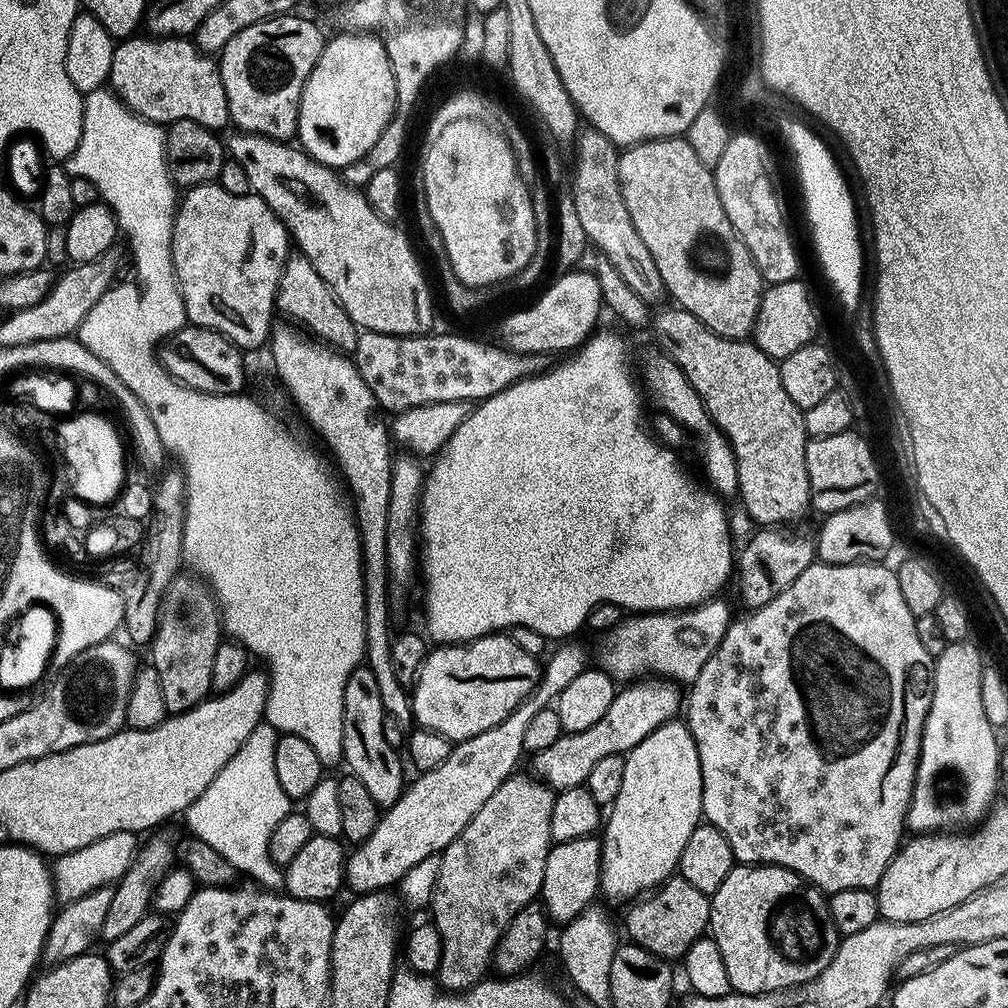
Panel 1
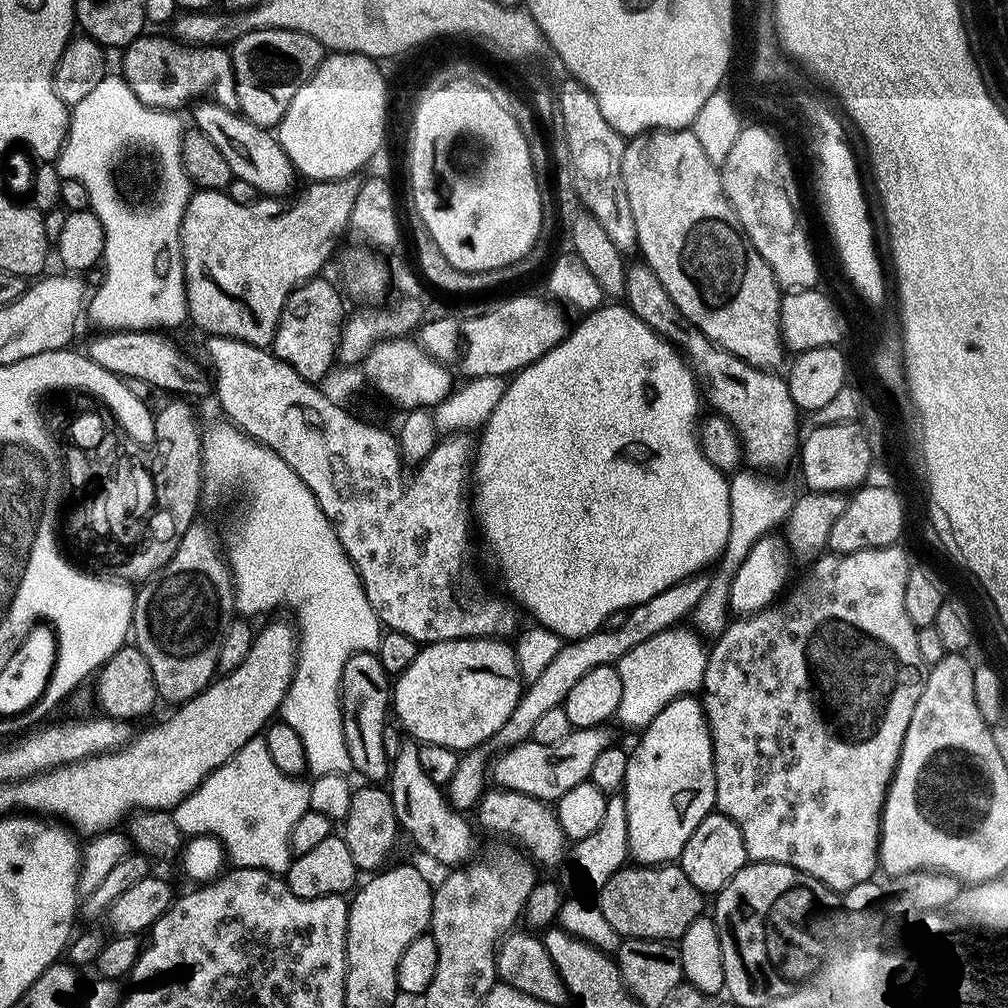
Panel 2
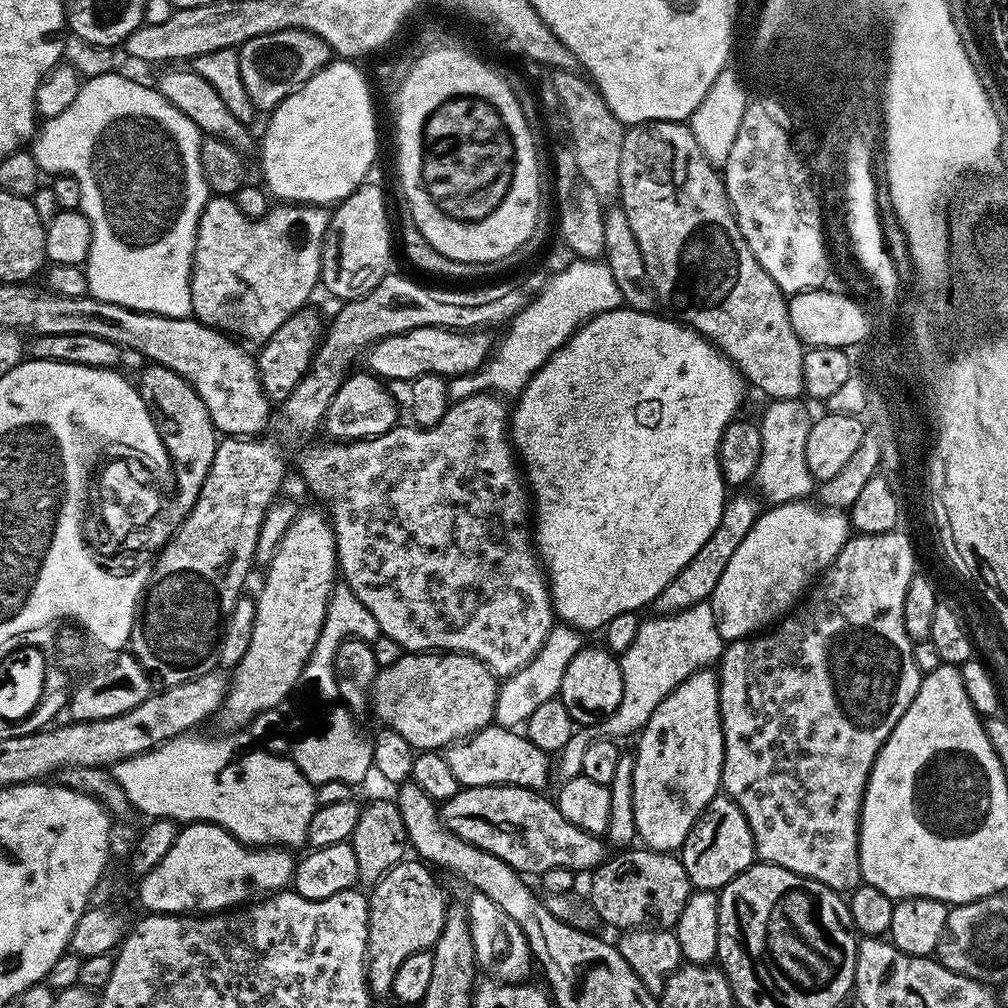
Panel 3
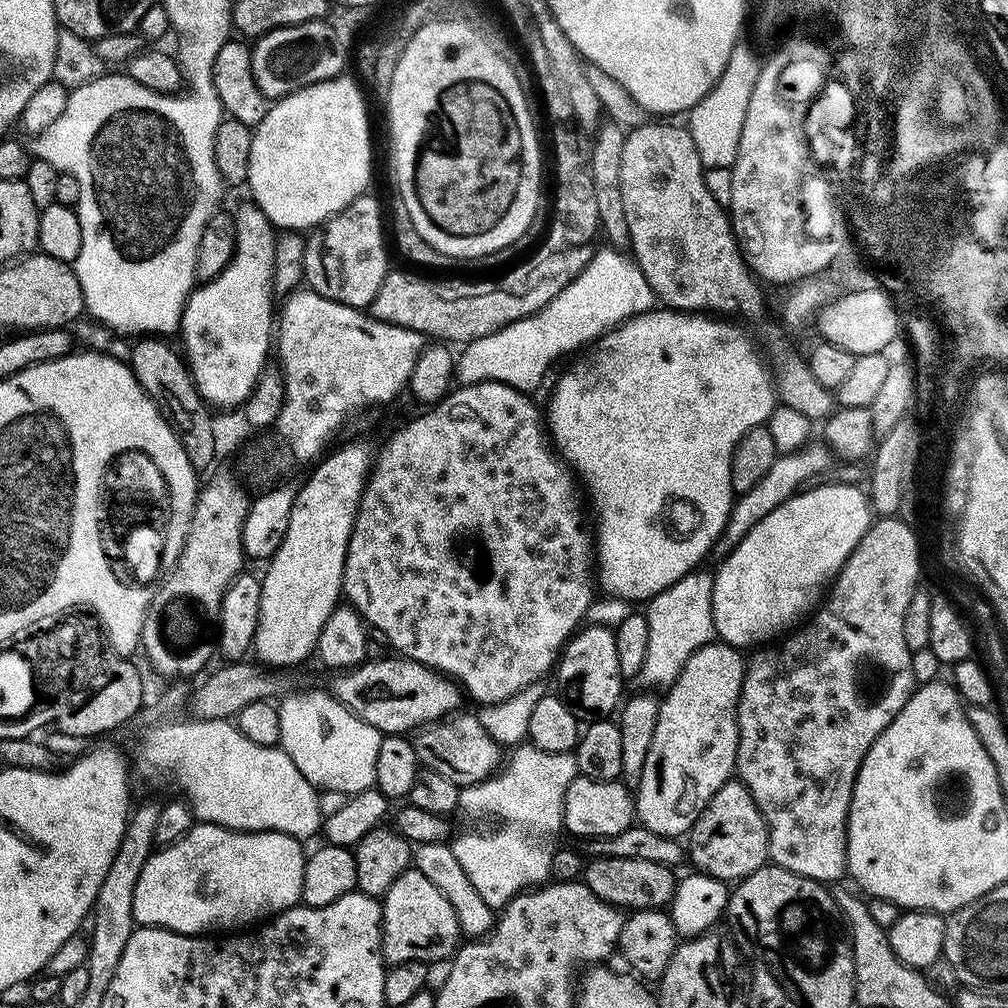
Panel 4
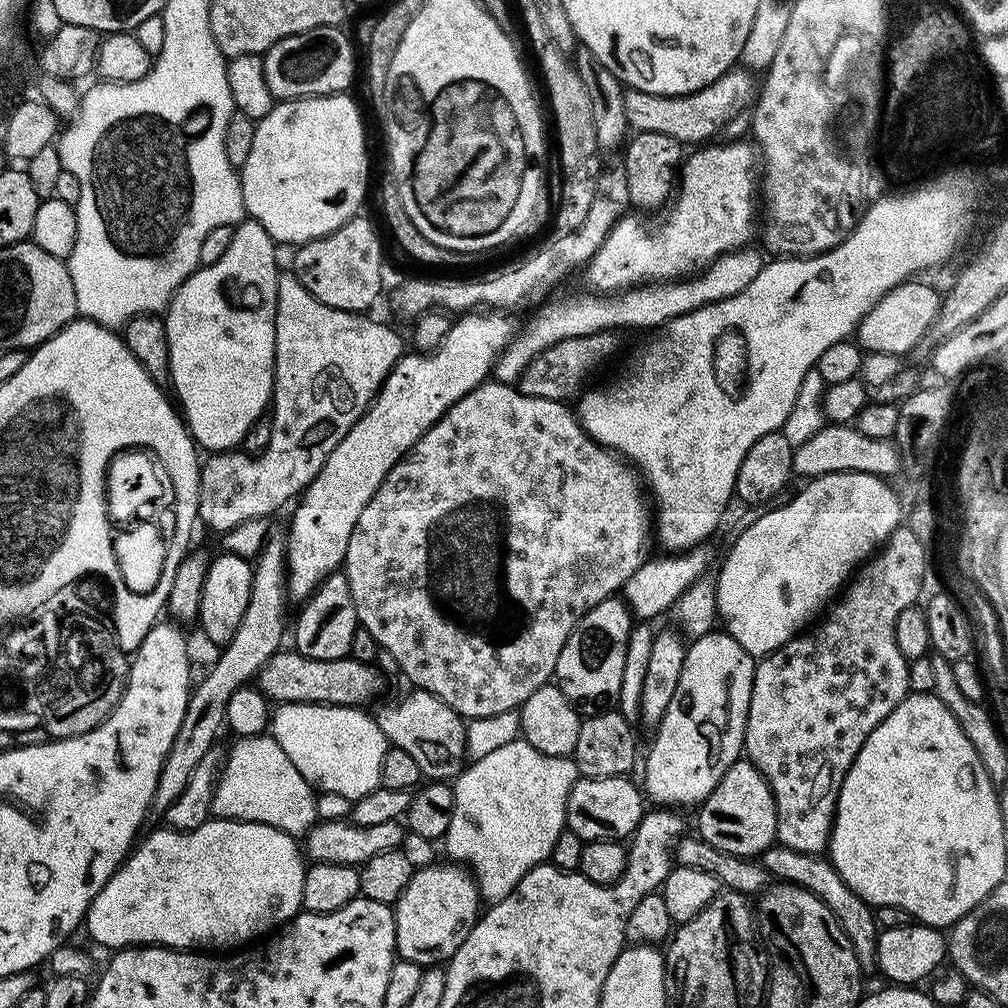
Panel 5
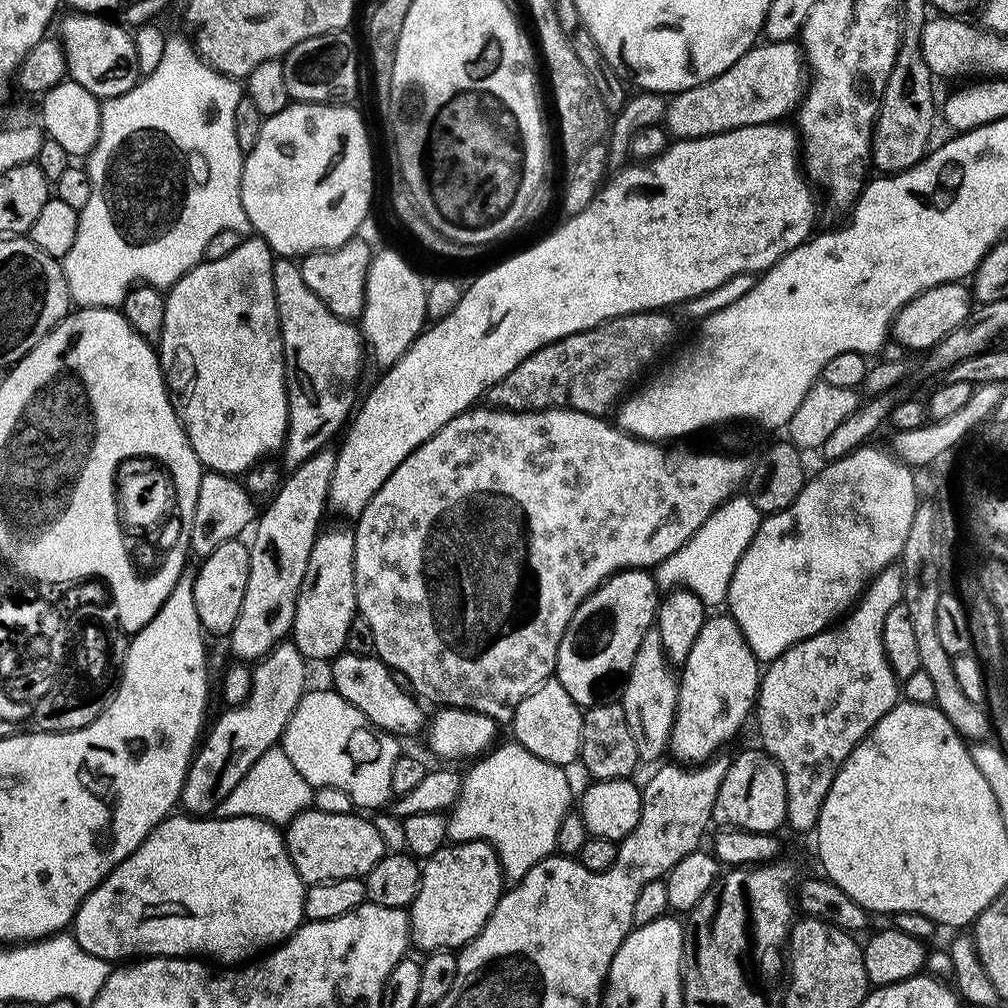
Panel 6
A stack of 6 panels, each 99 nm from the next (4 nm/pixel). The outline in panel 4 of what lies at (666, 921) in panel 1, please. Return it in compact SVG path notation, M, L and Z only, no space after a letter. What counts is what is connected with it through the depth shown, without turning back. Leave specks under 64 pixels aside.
M596 856L589 859L584 865L583 883L602 902L613 904L621 910L635 910L638 908L664 908L671 905L672 896L676 893L678 883L677 873L664 864L658 862L646 862L646 858L618 858L617 856Z

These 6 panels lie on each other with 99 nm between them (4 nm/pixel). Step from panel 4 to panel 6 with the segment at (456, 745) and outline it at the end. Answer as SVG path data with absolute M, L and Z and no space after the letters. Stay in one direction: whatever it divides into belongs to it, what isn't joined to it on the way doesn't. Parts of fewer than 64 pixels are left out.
M345 650L331 661L330 667L331 687L339 696L346 698L346 702L353 704L368 719L368 723L381 733L405 738L404 736L414 735L420 727L420 731L425 727L426 712L424 716L423 710L420 709L421 701L397 679L392 669L379 656L359 656Z

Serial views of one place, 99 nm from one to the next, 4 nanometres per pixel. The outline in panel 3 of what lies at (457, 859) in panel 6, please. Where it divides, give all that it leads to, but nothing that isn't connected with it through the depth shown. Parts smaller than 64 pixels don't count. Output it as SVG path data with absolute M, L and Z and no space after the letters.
M405 858L395 864L377 884L371 885L367 893L366 979L373 997L387 997L392 990L394 974L398 974L398 966L402 966L402 962L406 962L412 952L422 952L435 945L440 936L446 903L444 892L439 882L432 877L431 871L433 869L427 863L416 858Z

